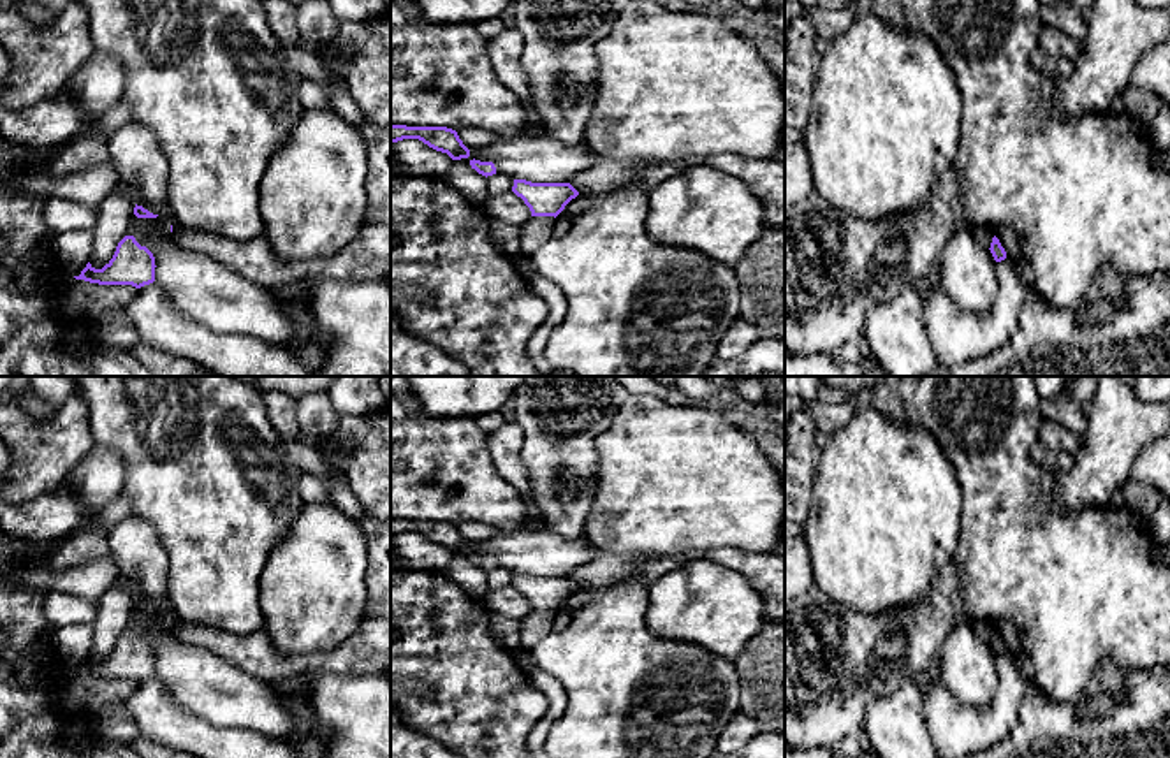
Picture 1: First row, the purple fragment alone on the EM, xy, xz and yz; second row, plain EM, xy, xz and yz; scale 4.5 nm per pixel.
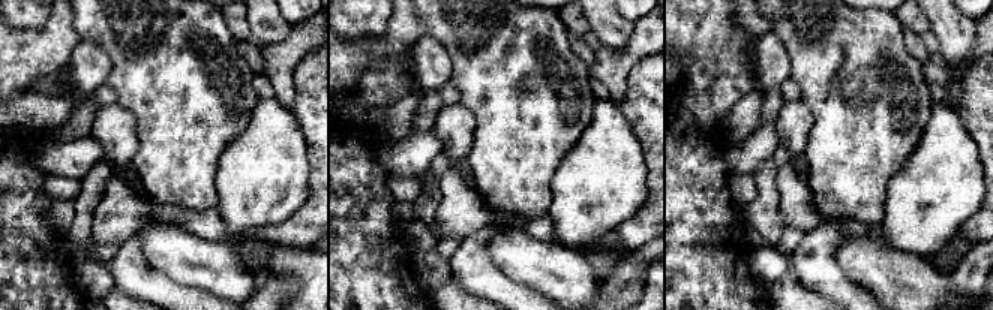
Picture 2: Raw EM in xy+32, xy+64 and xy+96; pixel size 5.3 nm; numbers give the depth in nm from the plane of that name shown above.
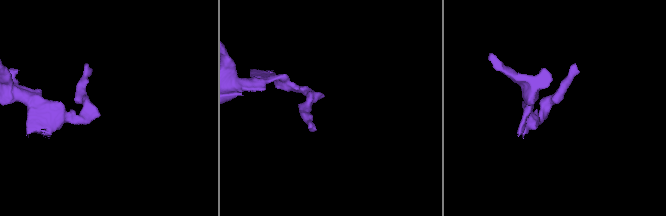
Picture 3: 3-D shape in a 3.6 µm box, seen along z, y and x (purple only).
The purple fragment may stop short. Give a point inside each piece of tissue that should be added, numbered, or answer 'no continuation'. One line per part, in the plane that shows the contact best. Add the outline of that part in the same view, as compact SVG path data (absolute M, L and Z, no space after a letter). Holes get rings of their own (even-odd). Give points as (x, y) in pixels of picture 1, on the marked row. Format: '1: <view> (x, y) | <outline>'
no continuation

